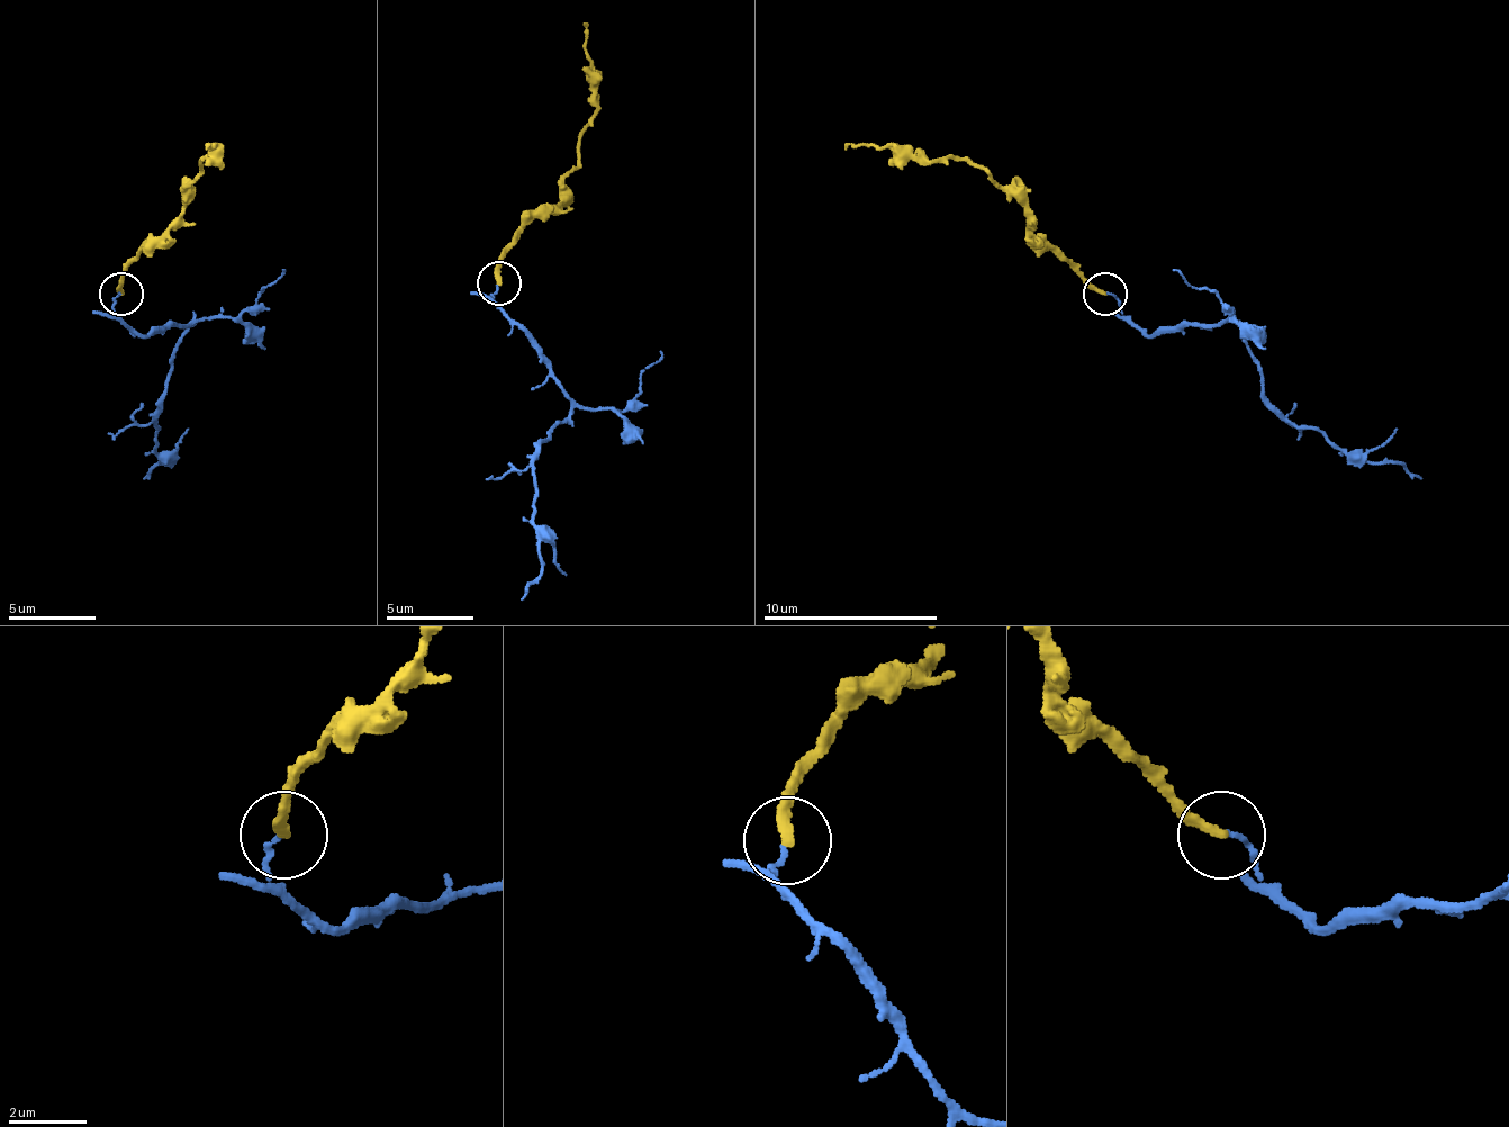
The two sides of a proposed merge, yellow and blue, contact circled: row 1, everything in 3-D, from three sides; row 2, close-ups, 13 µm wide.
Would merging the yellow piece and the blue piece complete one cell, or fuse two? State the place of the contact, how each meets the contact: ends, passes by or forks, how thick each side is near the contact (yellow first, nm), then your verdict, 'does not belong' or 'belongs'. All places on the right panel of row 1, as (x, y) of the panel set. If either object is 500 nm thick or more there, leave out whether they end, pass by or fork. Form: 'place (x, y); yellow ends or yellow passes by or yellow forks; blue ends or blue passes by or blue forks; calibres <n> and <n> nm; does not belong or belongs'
place (1104, 294); yellow ends; blue ends; calibres 260 and 100 nm; does not belong

